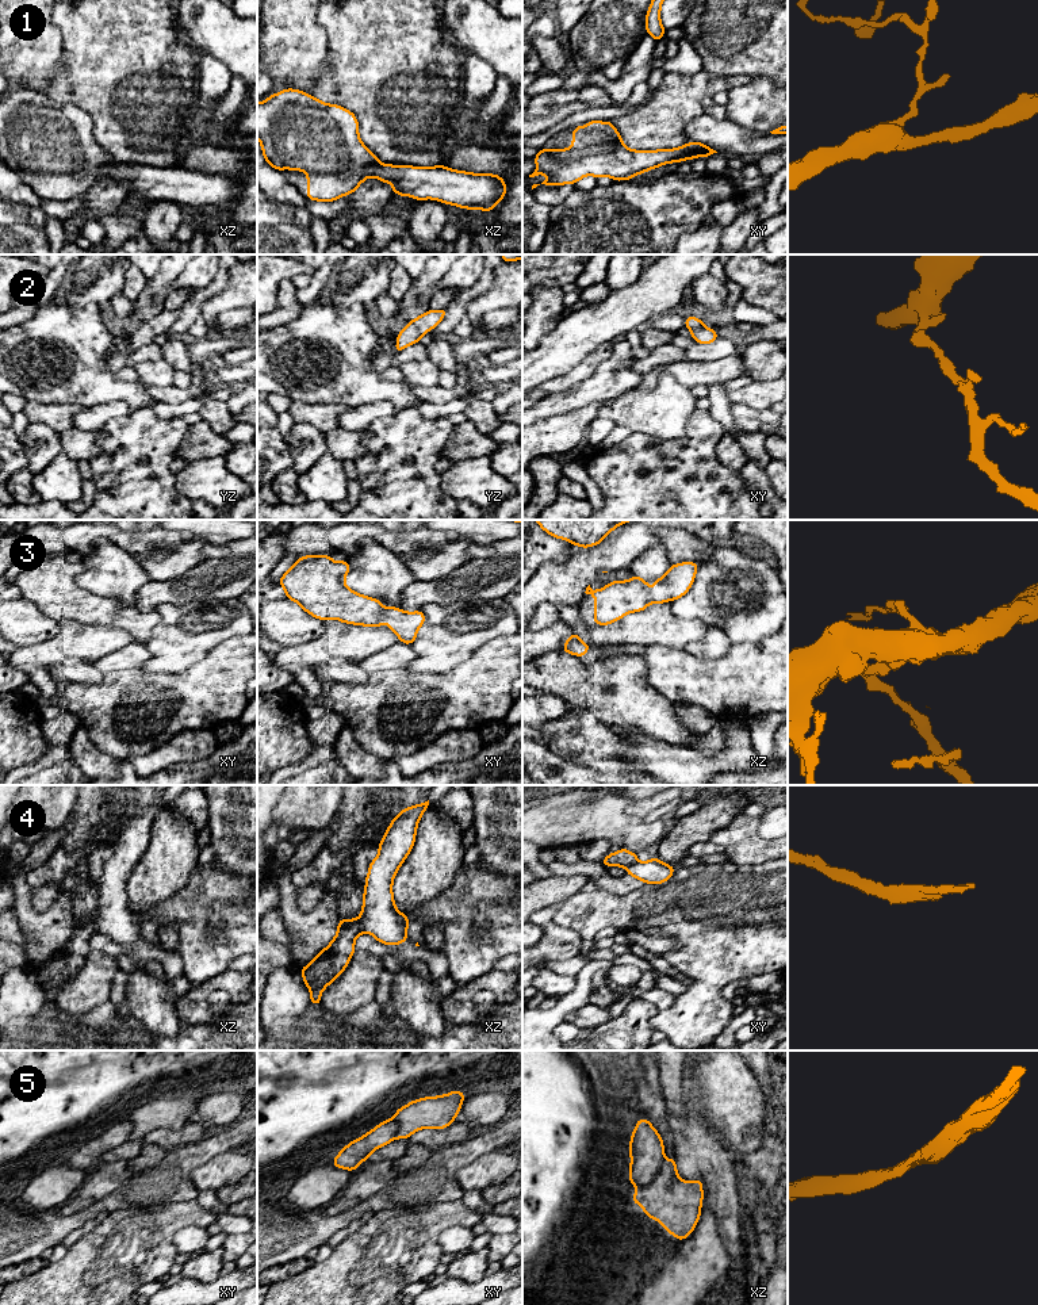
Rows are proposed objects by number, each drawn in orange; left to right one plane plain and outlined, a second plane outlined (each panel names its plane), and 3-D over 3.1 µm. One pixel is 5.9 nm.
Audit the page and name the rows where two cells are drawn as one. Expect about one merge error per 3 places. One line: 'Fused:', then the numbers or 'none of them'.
Fused: 4, 5

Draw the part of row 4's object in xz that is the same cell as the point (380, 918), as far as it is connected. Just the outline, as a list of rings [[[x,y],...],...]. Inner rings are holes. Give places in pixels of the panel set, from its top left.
[[[429,800],[414,807],[401,810],[399,815],[392,819],[378,849],[379,856],[369,864],[365,879],[365,888],[363,896],[363,933],[372,934],[378,942],[386,945],[399,945],[407,939],[409,916],[397,910],[392,896],[392,881],[410,854],[415,842],[415,833],[420,818],[426,811]]]

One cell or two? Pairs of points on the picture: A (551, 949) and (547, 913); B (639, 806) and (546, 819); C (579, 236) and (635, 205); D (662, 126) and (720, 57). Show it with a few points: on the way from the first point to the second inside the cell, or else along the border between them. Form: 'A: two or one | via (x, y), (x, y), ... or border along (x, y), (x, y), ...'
A: one | via (551, 940), (551, 930), (547, 922)
B: two | border along (631, 800), (627, 811), (646, 818)
C: one | via (593, 236), (605, 234), (621, 218)
D: two | border along (703, 69), (724, 76), (739, 75)

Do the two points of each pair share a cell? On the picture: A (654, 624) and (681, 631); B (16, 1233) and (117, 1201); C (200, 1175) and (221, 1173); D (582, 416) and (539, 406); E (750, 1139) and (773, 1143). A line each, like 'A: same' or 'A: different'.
A: same
B: same
C: same
D: different
E: different

